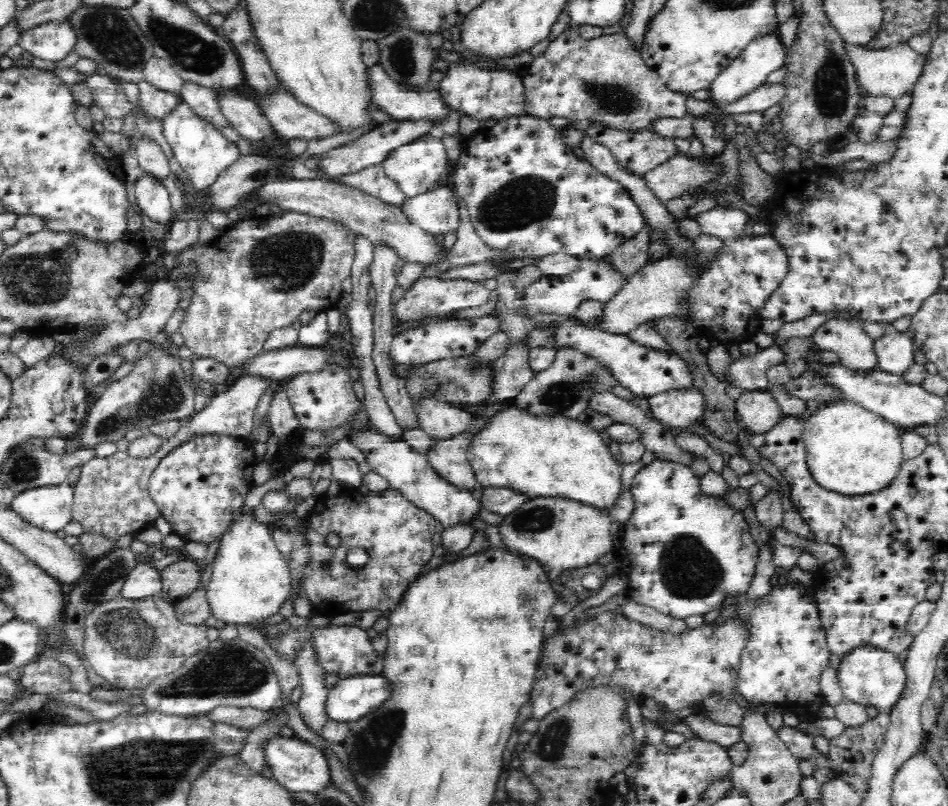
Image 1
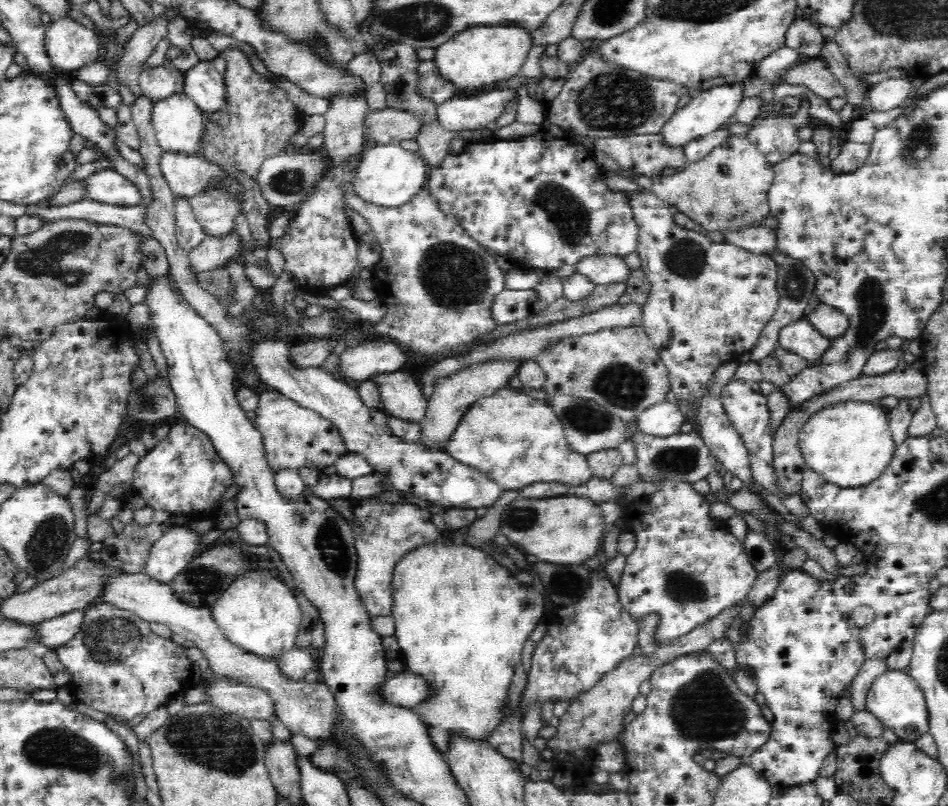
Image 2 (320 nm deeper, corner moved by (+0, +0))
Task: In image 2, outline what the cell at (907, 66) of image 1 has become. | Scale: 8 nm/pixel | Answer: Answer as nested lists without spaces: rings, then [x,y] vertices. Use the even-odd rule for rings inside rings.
[[[884,78],[878,84],[873,84],[867,91],[867,98],[871,104],[871,110],[886,112],[902,104],[908,98],[912,90],[911,81],[908,78]]]

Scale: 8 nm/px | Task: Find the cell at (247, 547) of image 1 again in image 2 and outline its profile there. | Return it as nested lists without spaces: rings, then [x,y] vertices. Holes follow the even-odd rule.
[[[246,569],[236,575],[210,609],[220,633],[232,645],[264,659],[277,659],[292,650],[302,624],[296,597],[284,580],[274,576],[270,570]]]

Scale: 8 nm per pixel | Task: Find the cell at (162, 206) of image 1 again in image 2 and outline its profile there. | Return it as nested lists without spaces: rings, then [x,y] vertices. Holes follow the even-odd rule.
[[[99,168],[82,187],[82,198],[103,204],[128,207],[139,206],[143,202],[140,188],[114,169]]]

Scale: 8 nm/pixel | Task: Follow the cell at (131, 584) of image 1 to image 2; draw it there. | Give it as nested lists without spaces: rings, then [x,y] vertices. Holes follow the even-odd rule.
[[[168,524],[163,535],[154,543],[148,551],[143,573],[160,584],[170,585],[176,574],[178,574],[195,556],[201,548],[198,547],[200,535],[188,528],[187,524],[177,526]]]

